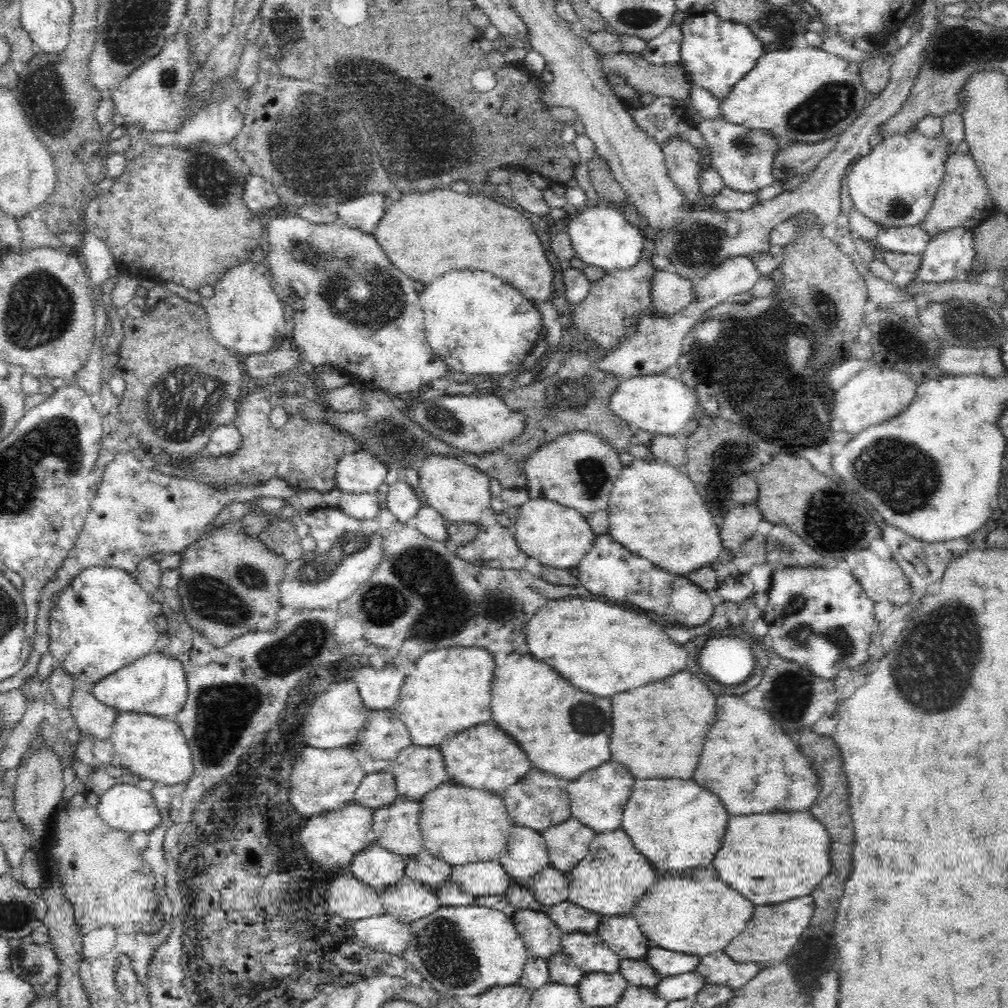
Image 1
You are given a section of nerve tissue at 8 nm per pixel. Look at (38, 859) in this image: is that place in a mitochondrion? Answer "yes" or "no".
no

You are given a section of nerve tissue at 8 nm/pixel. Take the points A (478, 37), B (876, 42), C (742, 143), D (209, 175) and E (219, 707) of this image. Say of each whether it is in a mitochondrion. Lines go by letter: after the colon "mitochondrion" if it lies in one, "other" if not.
A: other
B: other
C: mitochondrion
D: mitochondrion
E: mitochondrion

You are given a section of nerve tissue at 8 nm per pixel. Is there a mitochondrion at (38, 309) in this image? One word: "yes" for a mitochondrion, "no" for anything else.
yes

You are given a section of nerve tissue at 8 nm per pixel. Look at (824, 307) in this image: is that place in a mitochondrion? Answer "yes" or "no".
yes

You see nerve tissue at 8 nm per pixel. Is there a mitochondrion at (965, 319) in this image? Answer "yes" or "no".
yes

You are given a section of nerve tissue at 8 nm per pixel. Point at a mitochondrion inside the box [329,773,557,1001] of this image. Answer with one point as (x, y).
(451, 961)

